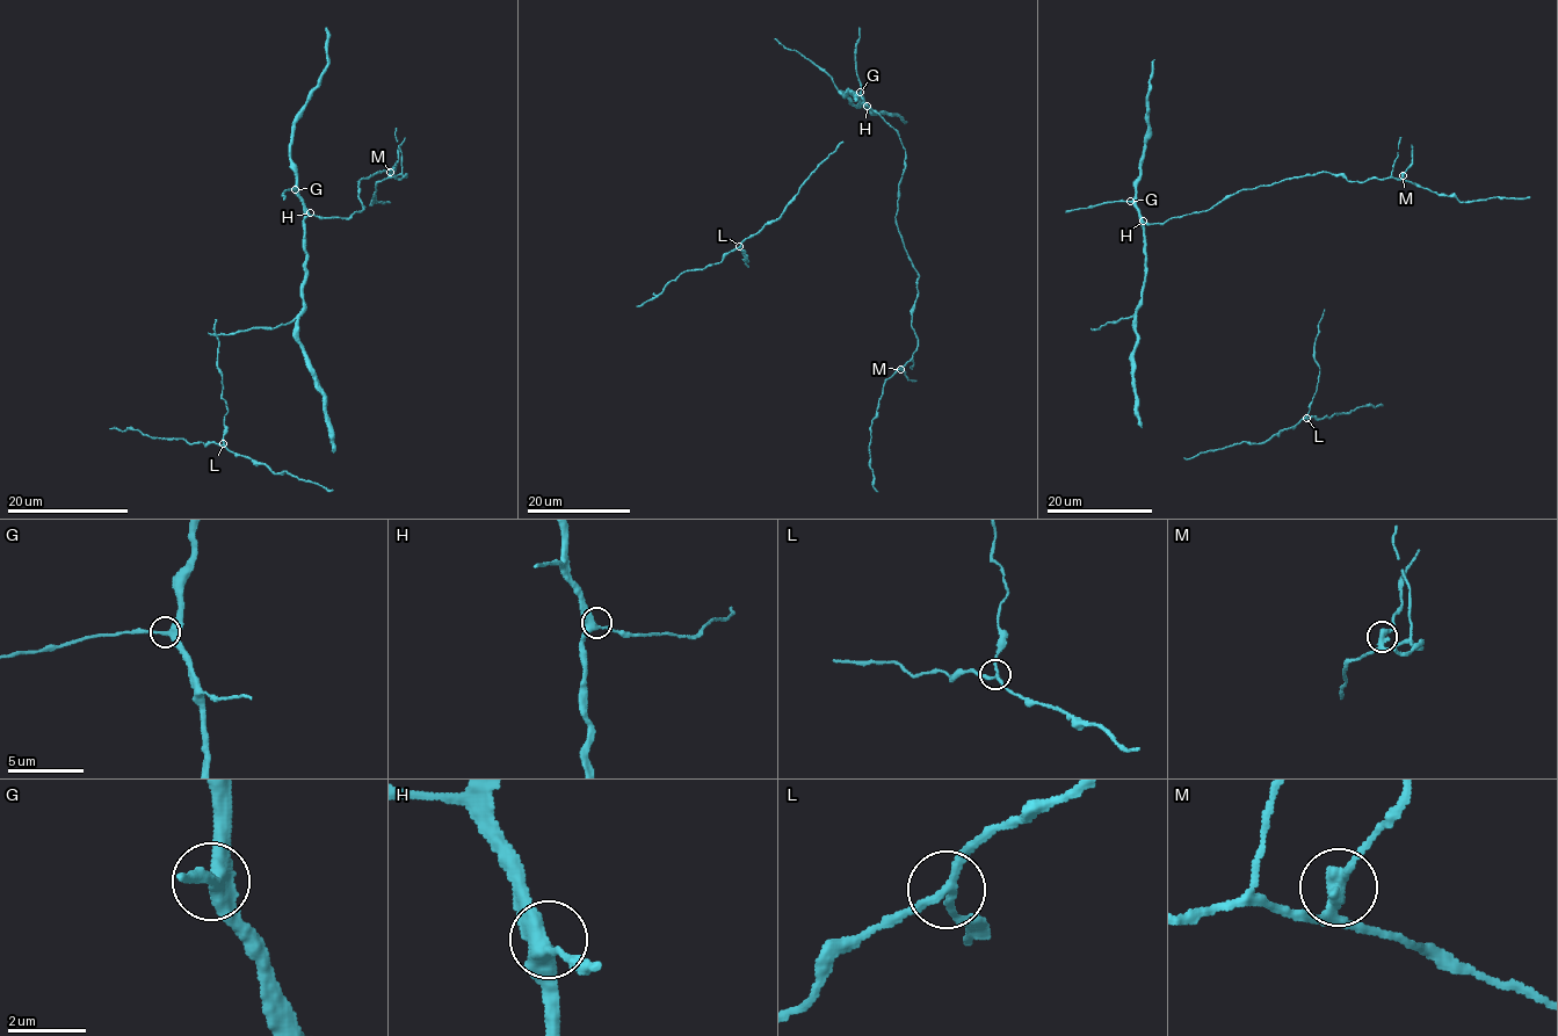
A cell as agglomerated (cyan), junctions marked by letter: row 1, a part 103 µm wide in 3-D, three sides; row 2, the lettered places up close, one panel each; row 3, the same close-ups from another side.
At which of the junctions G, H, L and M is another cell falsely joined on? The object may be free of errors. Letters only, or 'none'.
M

